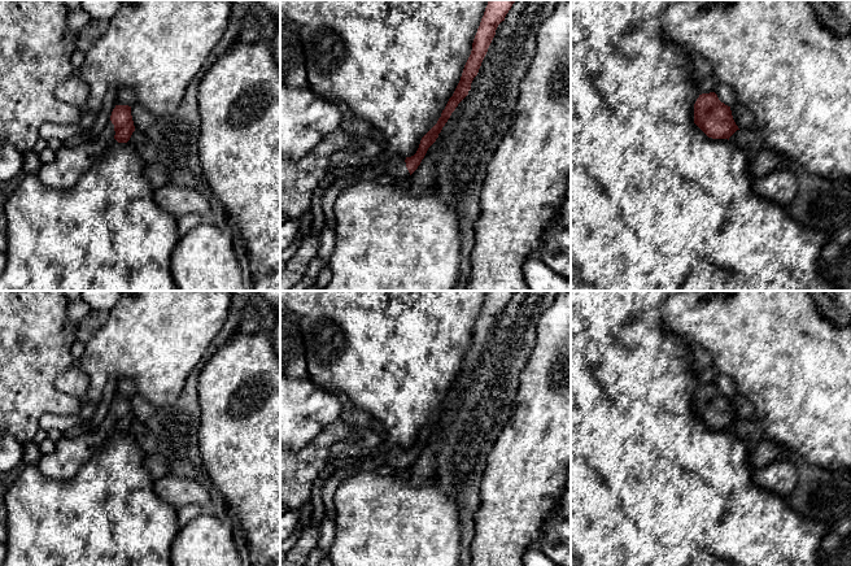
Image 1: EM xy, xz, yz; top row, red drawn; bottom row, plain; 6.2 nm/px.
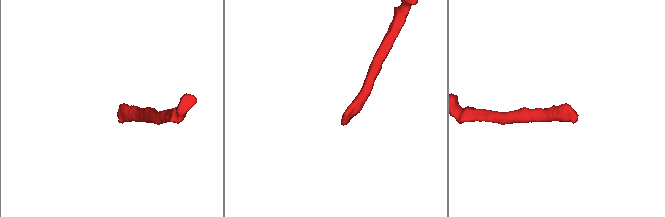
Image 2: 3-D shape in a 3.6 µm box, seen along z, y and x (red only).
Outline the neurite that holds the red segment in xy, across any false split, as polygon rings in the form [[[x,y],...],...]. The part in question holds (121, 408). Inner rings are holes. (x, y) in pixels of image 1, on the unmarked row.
[[[115,396],[110,410],[99,427],[73,434],[54,435],[53,448],[48,454],[42,454],[36,466],[42,475],[49,479],[70,479],[114,435],[127,434],[134,422],[131,397]]]

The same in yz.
[[[715,383],[702,384],[694,395],[694,414],[712,430],[728,430],[739,421],[730,397],[721,393]]]

